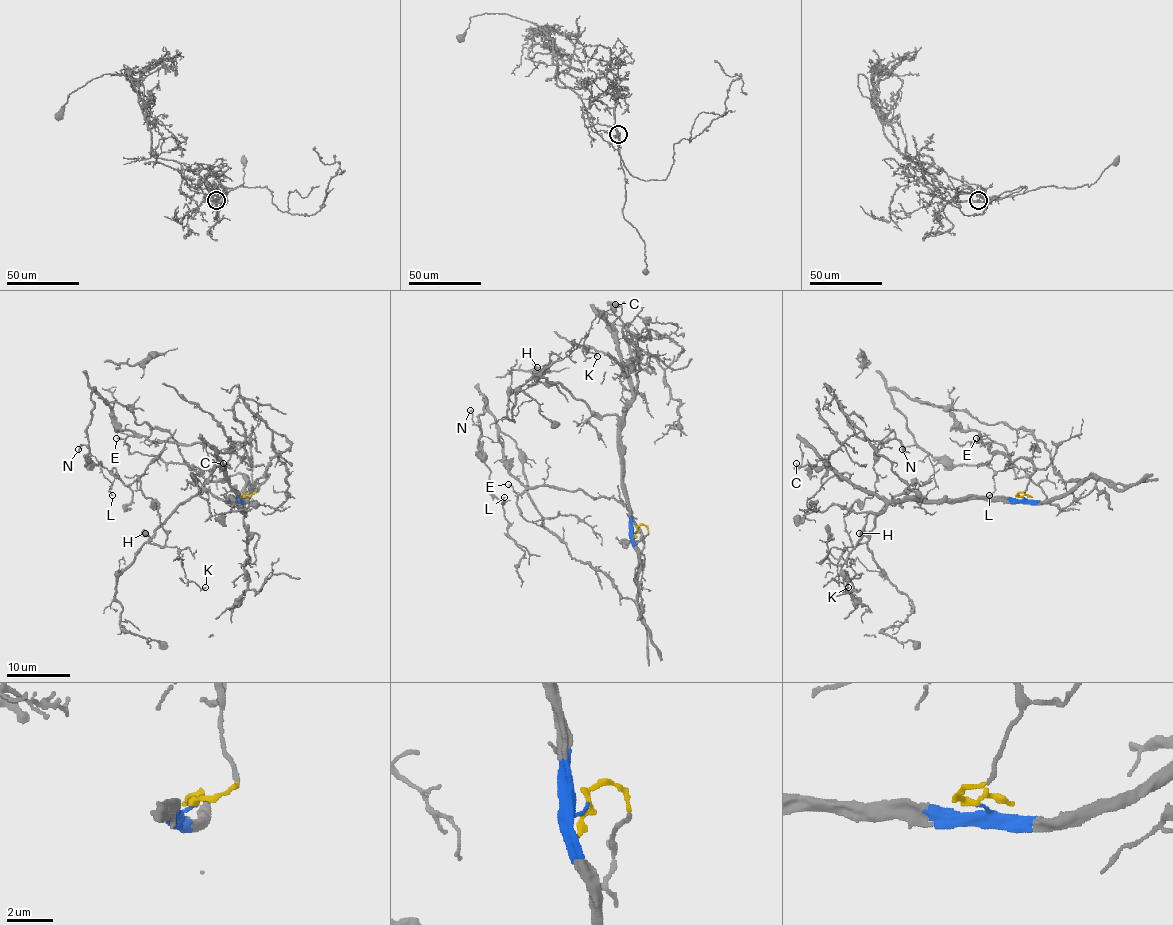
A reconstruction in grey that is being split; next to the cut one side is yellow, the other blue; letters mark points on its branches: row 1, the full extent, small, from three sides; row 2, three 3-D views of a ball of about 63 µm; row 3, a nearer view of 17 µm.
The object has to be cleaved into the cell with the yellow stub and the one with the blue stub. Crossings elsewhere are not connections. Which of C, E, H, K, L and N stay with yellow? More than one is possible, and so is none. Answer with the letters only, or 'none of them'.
E, L, N

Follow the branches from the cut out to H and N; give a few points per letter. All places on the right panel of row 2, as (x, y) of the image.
H: (1022, 498), (909, 501), (908, 493), (903, 491), (882, 509), (869, 536), (858, 533)
N: (1022, 498), (1017, 494), (1033, 464), (989, 450), (944, 409), (892, 390), (890, 401), (917, 445), (901, 450)

